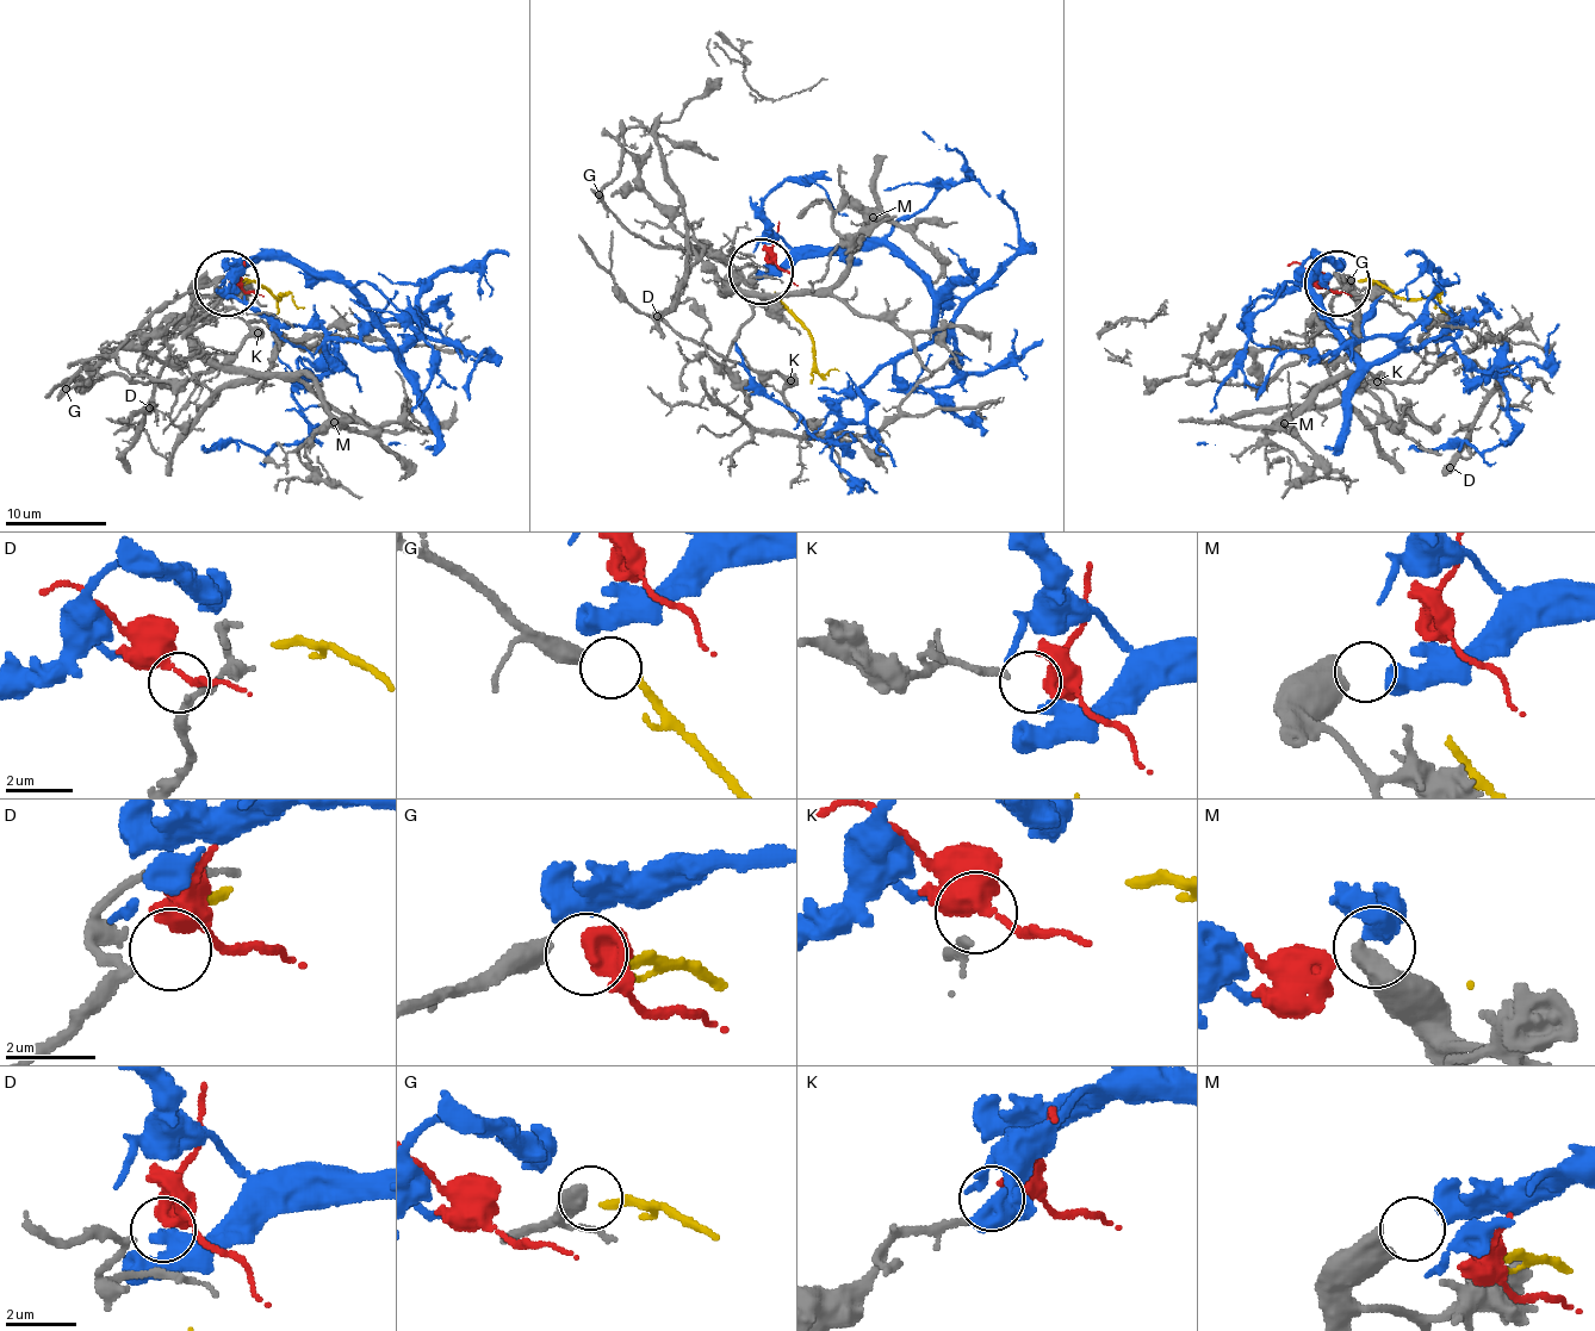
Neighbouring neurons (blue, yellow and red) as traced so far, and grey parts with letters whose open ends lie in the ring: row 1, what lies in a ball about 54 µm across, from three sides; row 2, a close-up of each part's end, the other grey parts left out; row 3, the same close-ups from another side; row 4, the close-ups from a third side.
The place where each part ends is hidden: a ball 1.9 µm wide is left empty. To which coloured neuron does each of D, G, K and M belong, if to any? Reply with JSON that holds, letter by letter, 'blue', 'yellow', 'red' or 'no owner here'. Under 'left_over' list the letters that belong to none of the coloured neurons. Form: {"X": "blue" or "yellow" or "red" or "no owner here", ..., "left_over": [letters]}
{"D": "no owner here", "G": "yellow", "K": "red", "M": "blue", "left_over": ["D"]}

